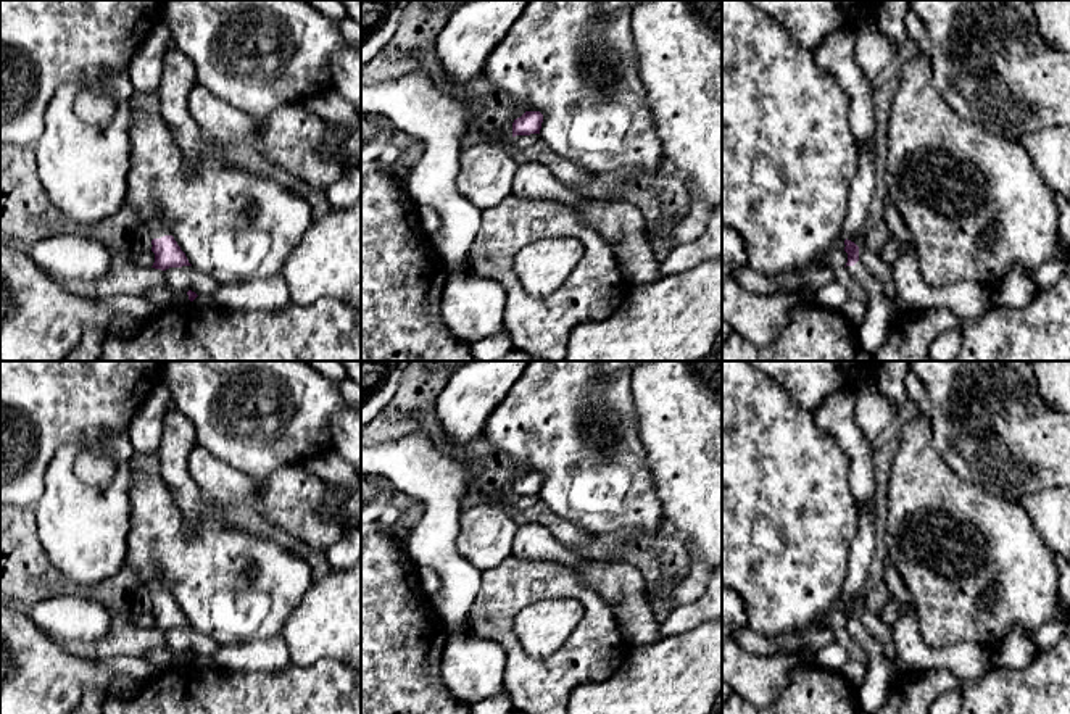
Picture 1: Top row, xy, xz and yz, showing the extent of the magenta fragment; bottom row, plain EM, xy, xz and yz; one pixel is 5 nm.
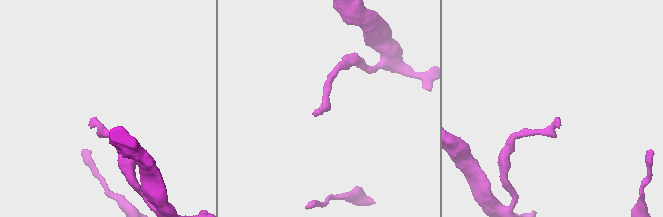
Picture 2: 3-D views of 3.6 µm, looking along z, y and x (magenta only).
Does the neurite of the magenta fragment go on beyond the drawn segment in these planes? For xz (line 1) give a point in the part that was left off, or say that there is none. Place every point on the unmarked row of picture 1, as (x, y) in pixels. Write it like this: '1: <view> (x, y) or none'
1: none

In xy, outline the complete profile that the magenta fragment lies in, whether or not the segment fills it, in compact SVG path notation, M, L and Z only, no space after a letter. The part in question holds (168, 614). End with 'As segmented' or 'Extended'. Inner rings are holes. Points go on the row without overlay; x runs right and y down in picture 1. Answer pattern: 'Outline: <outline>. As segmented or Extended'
Outline: M156 579L148 587L151 595L151 612L155 614L155 624L151 629L166 632L169 629L192 627L180 611L169 590Z. Extended

